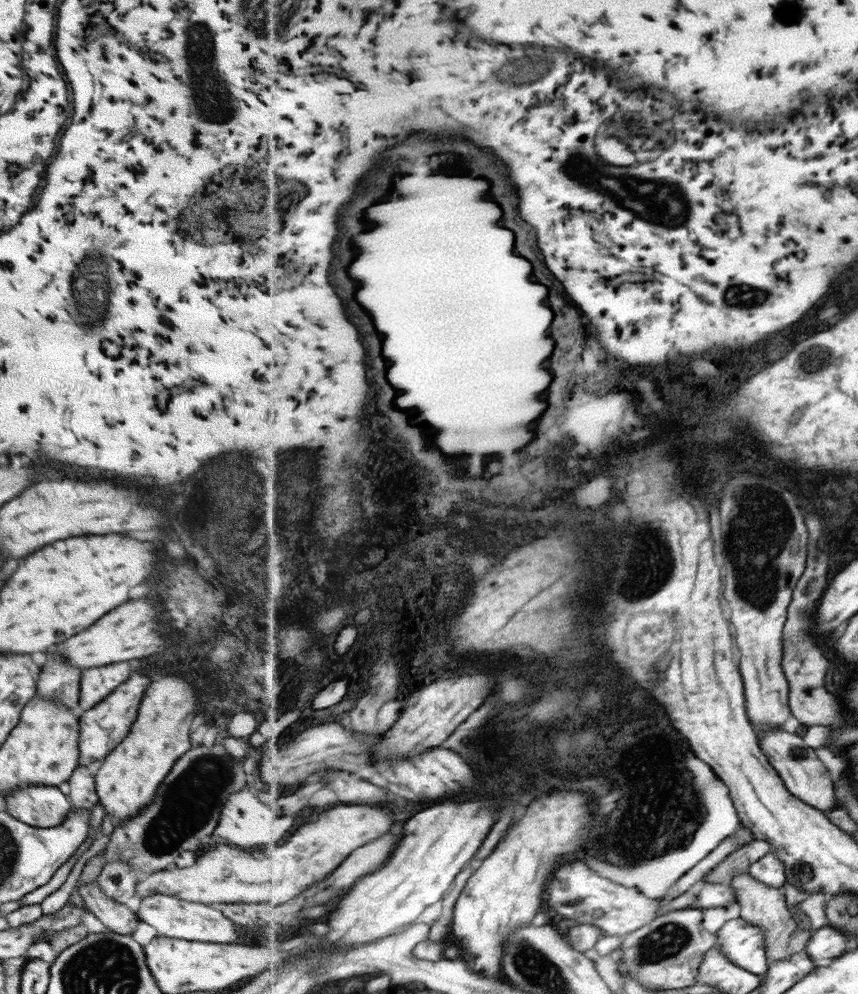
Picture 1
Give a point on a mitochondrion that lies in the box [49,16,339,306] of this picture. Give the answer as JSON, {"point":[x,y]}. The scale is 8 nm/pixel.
{"point":[209,89]}

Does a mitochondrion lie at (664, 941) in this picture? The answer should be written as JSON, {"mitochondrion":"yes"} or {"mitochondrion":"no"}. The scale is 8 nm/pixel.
{"mitochondrion":"yes"}

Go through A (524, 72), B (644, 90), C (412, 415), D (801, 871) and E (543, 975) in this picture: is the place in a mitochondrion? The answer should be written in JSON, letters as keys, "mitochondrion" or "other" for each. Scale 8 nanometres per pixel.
{"A":"mitochondrion","B":"other","C":"other","D":"mitochondrion","E":"mitochondrion"}

